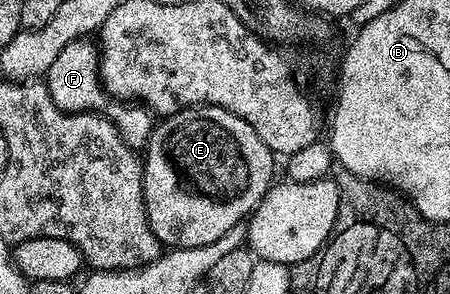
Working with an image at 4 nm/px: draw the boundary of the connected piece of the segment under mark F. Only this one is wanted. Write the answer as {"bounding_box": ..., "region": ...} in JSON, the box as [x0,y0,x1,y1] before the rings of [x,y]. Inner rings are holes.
{"bounding_box":[45,39,153,149],"region":[[[94,39],[69,42],[69,46],[57,54],[53,66],[49,66],[45,73],[45,83],[53,102],[63,112],[92,112],[103,116],[113,122],[113,126],[117,126],[117,134],[131,149],[146,149],[153,127],[153,113],[150,108],[145,108],[138,102],[116,100],[103,88],[103,83],[99,80],[99,49]]]}

